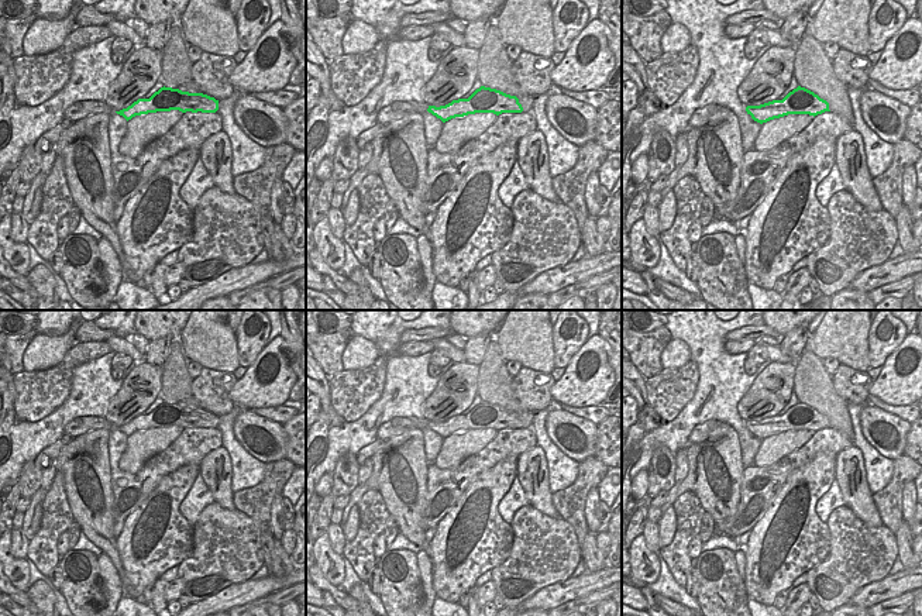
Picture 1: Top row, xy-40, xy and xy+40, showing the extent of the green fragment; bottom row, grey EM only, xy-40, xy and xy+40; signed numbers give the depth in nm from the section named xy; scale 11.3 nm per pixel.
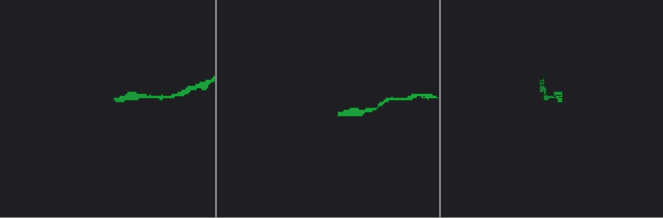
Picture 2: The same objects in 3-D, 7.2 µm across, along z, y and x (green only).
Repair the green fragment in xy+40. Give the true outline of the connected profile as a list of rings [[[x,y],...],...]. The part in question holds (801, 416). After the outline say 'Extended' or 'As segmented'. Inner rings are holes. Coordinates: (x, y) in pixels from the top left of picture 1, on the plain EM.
[[[798,402],[782,416],[773,416],[760,421],[747,421],[747,430],[760,440],[788,430],[818,431],[829,426],[829,419],[813,407]]]. As segmented.

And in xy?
[[[481,402],[468,414],[453,416],[445,421],[430,421],[427,419],[416,417],[393,417],[392,420],[379,426],[376,438],[389,440],[400,436],[409,429],[431,429],[443,438],[475,429],[522,429],[523,423],[516,412],[506,410],[500,406]]]. Extended.

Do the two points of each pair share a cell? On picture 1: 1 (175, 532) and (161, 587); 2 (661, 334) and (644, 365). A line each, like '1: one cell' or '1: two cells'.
1: two cells
2: one cell

